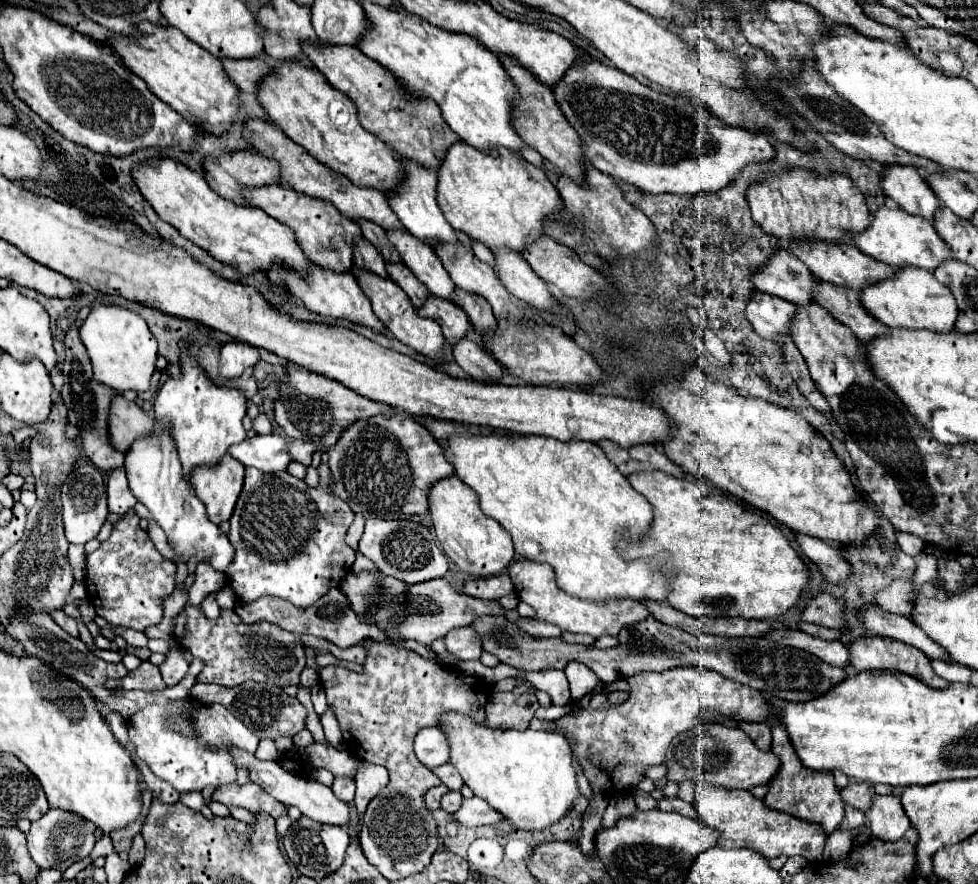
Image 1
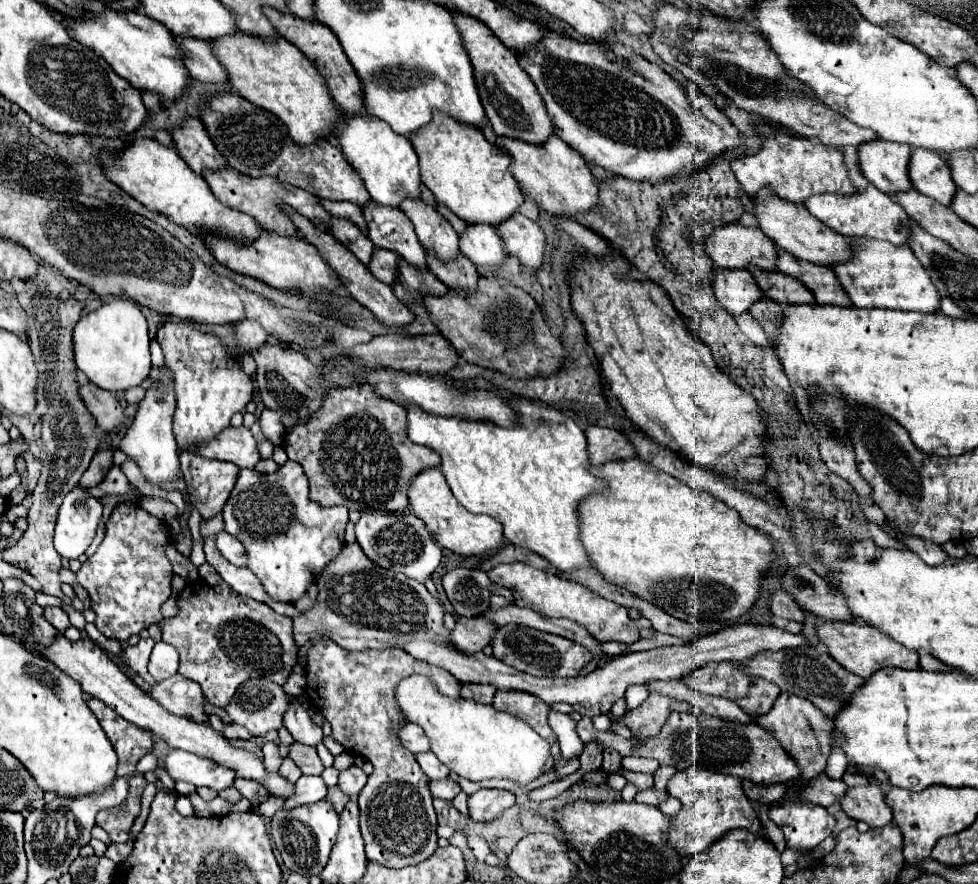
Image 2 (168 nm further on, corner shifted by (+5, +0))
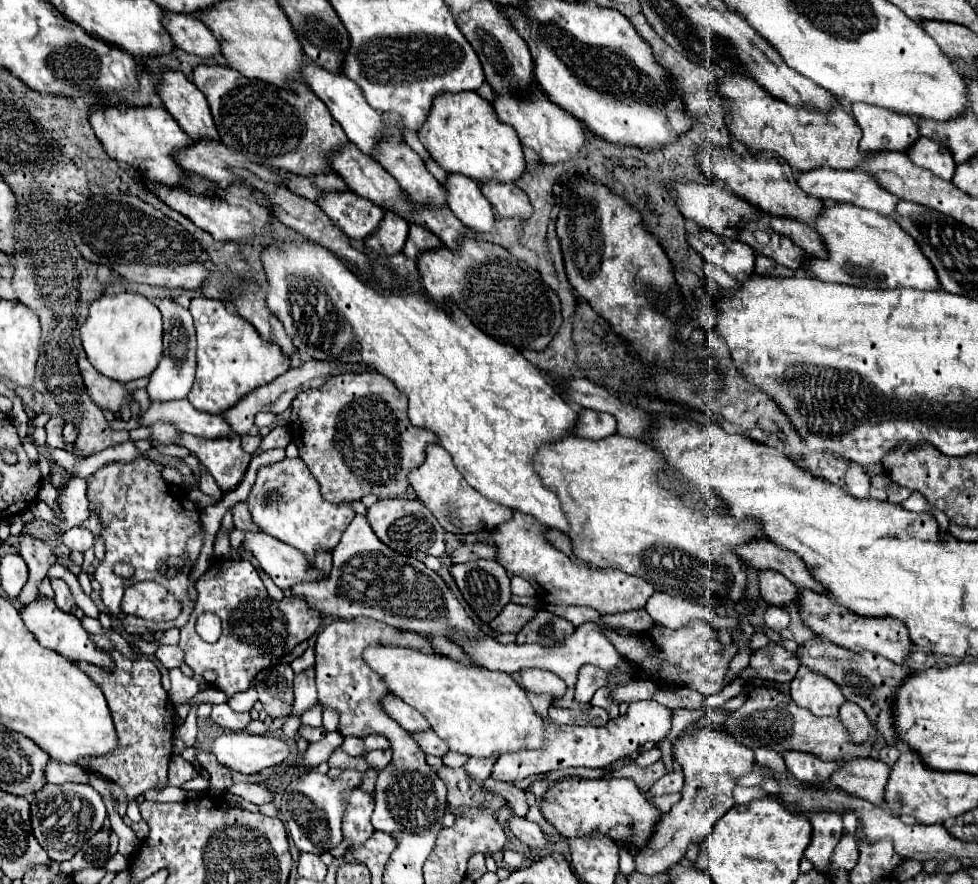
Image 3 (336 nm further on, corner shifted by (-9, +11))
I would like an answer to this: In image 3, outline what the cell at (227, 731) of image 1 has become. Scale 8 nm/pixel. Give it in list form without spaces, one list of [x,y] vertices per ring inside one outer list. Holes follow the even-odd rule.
[[[228,732],[218,736],[210,750],[216,760],[240,774],[258,774],[264,768],[282,764],[290,748],[280,738],[254,736],[248,732]]]

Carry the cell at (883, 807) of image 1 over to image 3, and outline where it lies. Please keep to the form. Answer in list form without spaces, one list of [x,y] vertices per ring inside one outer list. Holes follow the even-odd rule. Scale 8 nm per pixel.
[[[866,758],[846,762],[840,772],[832,774],[830,784],[840,788],[842,792],[850,792],[850,796],[858,796],[862,800],[870,800],[872,804],[882,806],[888,776],[890,768],[884,762]]]

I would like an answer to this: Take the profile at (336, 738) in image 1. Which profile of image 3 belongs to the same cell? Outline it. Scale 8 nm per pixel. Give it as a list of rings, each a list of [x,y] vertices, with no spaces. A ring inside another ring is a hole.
[[[346,736],[344,742],[342,742],[342,750],[350,756],[360,756],[364,754],[364,748],[362,748],[362,738],[356,738],[356,736]]]

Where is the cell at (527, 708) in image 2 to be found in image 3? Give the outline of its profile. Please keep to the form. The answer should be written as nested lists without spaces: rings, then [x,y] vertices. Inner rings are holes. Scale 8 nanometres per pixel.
[[[522,670],[522,672],[514,672],[512,678],[528,692],[532,694],[548,694],[550,698],[560,698],[566,692],[566,684],[554,676],[552,672],[546,670]]]

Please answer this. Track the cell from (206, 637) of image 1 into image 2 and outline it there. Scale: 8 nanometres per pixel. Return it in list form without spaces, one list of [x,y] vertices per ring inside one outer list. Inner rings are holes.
[[[196,579],[188,583],[178,595],[178,607],[180,609],[176,617],[160,621],[162,641],[172,645],[180,653],[178,673],[186,679],[196,681],[202,687],[202,693],[210,705],[226,709],[236,689],[252,677],[264,677],[284,685],[292,667],[296,665],[296,643],[292,637],[292,619],[288,619],[286,615],[278,615],[276,611],[272,611],[268,605],[260,601],[244,599],[242,595],[232,591],[224,581],[220,581],[216,587],[210,587],[204,579]]]

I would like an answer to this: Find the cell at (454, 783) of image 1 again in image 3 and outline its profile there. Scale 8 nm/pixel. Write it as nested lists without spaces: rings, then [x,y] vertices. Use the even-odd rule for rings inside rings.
[[[426,730],[426,732],[418,732],[418,734],[414,734],[414,738],[416,738],[416,742],[418,742],[418,746],[426,752],[426,754],[432,754],[432,756],[438,756],[438,758],[442,758],[442,756],[446,756],[448,752],[450,752],[450,748],[448,748],[448,744],[438,736],[438,734],[434,734],[432,730]]]

